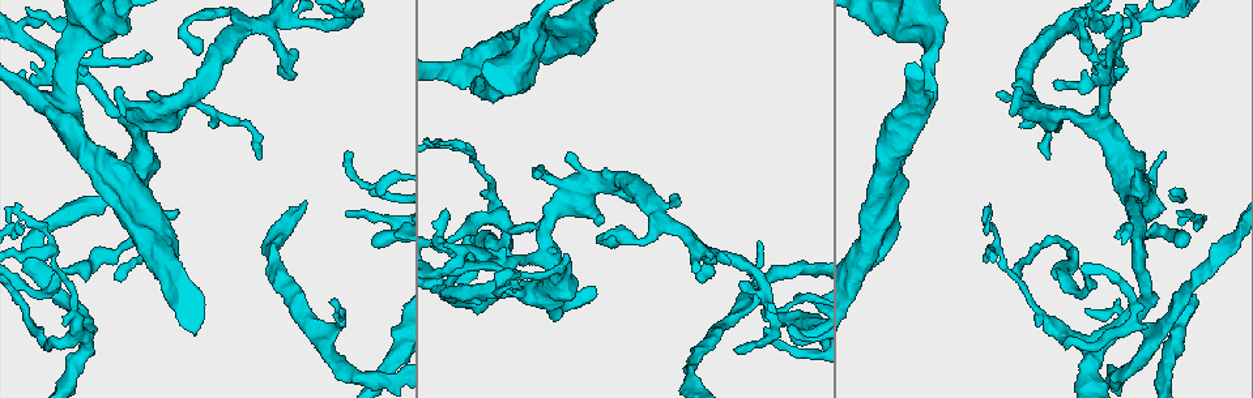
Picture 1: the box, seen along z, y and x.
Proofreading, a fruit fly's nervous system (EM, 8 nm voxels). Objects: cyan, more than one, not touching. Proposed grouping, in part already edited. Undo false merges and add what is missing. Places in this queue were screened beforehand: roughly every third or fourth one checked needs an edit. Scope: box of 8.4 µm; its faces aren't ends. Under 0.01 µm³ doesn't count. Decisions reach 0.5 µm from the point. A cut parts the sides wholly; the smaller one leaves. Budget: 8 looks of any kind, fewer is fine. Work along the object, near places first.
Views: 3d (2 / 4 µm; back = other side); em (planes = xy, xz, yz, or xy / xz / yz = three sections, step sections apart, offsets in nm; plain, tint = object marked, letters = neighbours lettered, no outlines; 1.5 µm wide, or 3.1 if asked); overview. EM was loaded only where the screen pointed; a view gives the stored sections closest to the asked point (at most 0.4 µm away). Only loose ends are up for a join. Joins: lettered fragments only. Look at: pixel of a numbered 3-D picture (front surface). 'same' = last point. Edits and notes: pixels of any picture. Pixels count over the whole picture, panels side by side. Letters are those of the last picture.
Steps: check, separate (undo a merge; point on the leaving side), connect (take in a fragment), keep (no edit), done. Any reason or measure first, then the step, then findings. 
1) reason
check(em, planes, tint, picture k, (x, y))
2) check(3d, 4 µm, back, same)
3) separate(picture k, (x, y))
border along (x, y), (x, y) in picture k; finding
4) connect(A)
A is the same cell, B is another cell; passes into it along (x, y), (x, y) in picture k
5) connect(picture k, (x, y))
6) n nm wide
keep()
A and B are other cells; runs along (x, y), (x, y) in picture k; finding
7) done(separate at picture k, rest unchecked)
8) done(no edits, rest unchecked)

branch stops here
check(3d, 2 µm, picture 1, (615, 247))

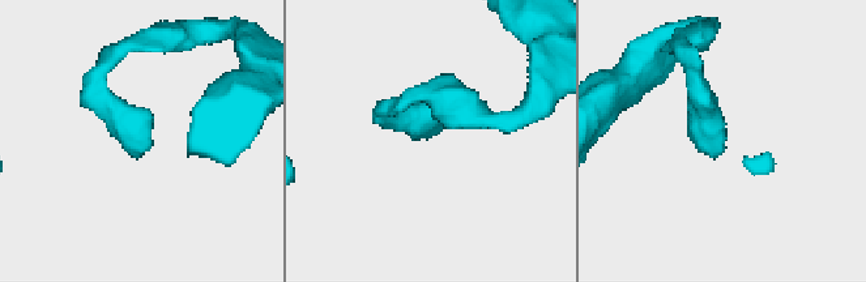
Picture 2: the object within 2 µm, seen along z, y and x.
check(em, xz, step 4, letters, picture 2, (430, 128))

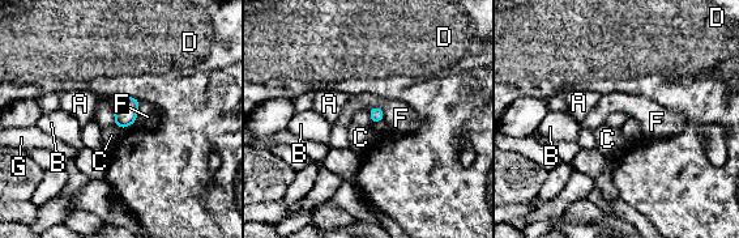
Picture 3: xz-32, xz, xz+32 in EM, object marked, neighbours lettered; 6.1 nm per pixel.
F touches over 120 nm
keep()
A, B, C, D, F and G are other cells; border along (123, 96), (131, 96), (140, 101) in picture 3; none of them fits

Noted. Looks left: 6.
looks like a crossing
check(em, yz, step 4, letters, picture 1, (79, 69))

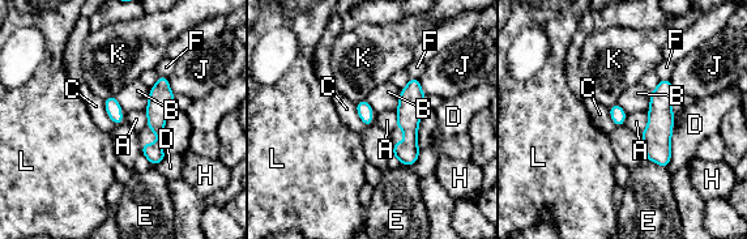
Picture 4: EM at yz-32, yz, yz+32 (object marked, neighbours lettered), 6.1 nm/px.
keep()
A, B, C, D, E, F, H, J, K and L are other cells; border along (103, 101), (107, 115), (115, 123) in picture 4; all the same cell

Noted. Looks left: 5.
tapers out
check(em, xy, step 4, letters, picture 1, (259, 156))

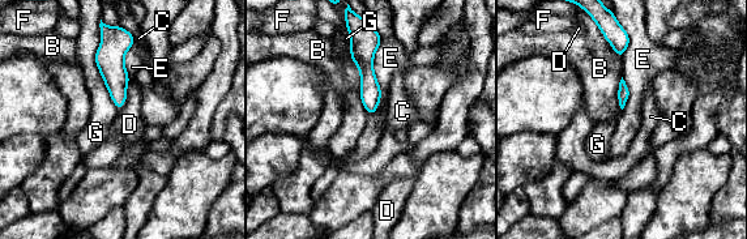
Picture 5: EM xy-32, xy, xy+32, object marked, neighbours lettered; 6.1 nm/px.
keep()
B, C, D, E, F and G are other cells; runs along (357, 22), (363, 35), (371, 110) in picture 5; no lettered fragment goes on from it

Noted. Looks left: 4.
done(no edits, rest unchecked)

